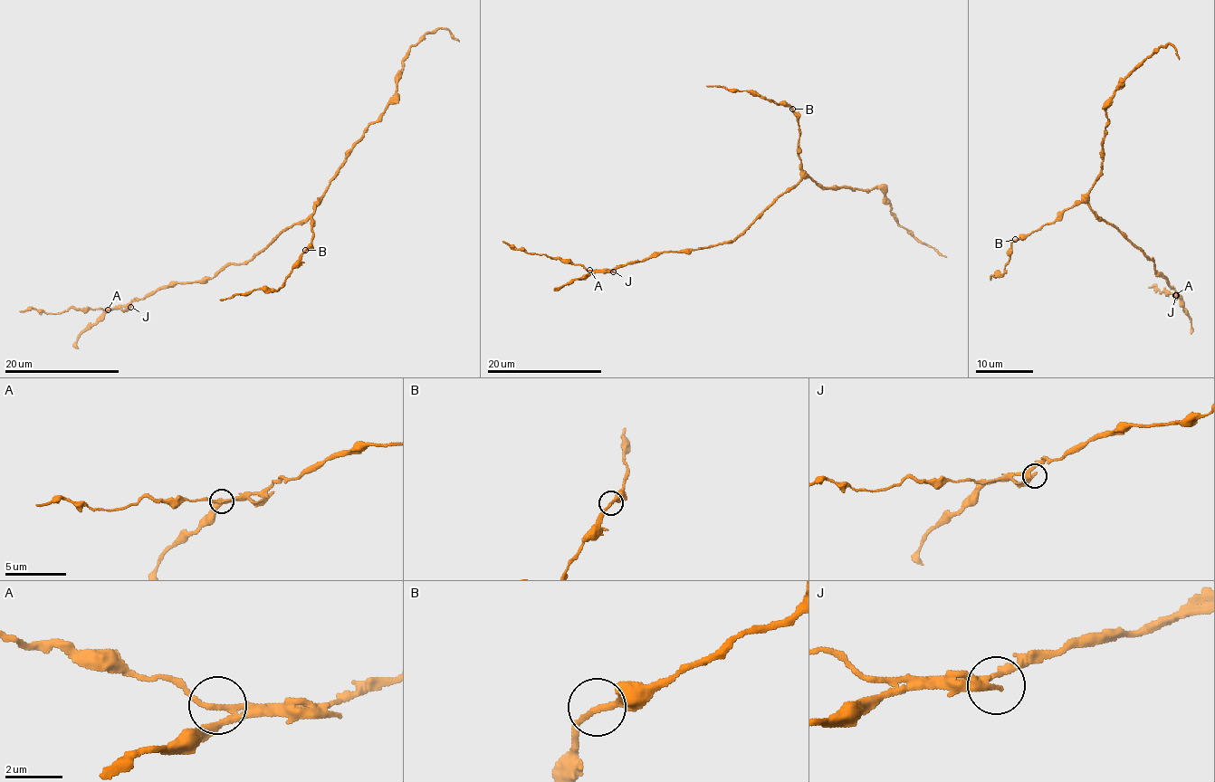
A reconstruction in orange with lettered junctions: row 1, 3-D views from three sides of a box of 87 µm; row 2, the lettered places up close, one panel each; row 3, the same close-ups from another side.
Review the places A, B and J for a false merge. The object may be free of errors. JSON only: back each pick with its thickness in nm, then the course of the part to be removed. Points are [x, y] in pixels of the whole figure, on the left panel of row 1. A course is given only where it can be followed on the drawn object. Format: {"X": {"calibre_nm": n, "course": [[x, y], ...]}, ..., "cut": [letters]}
{"A": {"calibre_nm": 190, "course": [[108, 309], [69, 308], [56, 314], [28, 309], [20, 312]]}, "cut": ["A"]}

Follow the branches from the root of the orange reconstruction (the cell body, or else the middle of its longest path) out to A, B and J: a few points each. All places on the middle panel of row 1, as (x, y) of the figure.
A: (770, 205), (739, 235), (726, 243), (680, 252), (655, 252), (641, 262), (627, 262), (613, 270), (590, 271)
B: (770, 205), (789, 192), (801, 175), (799, 125), (792, 109)
J: (770, 205), (739, 235), (726, 243), (680, 252), (655, 252), (641, 262), (619, 265), (613, 271)

